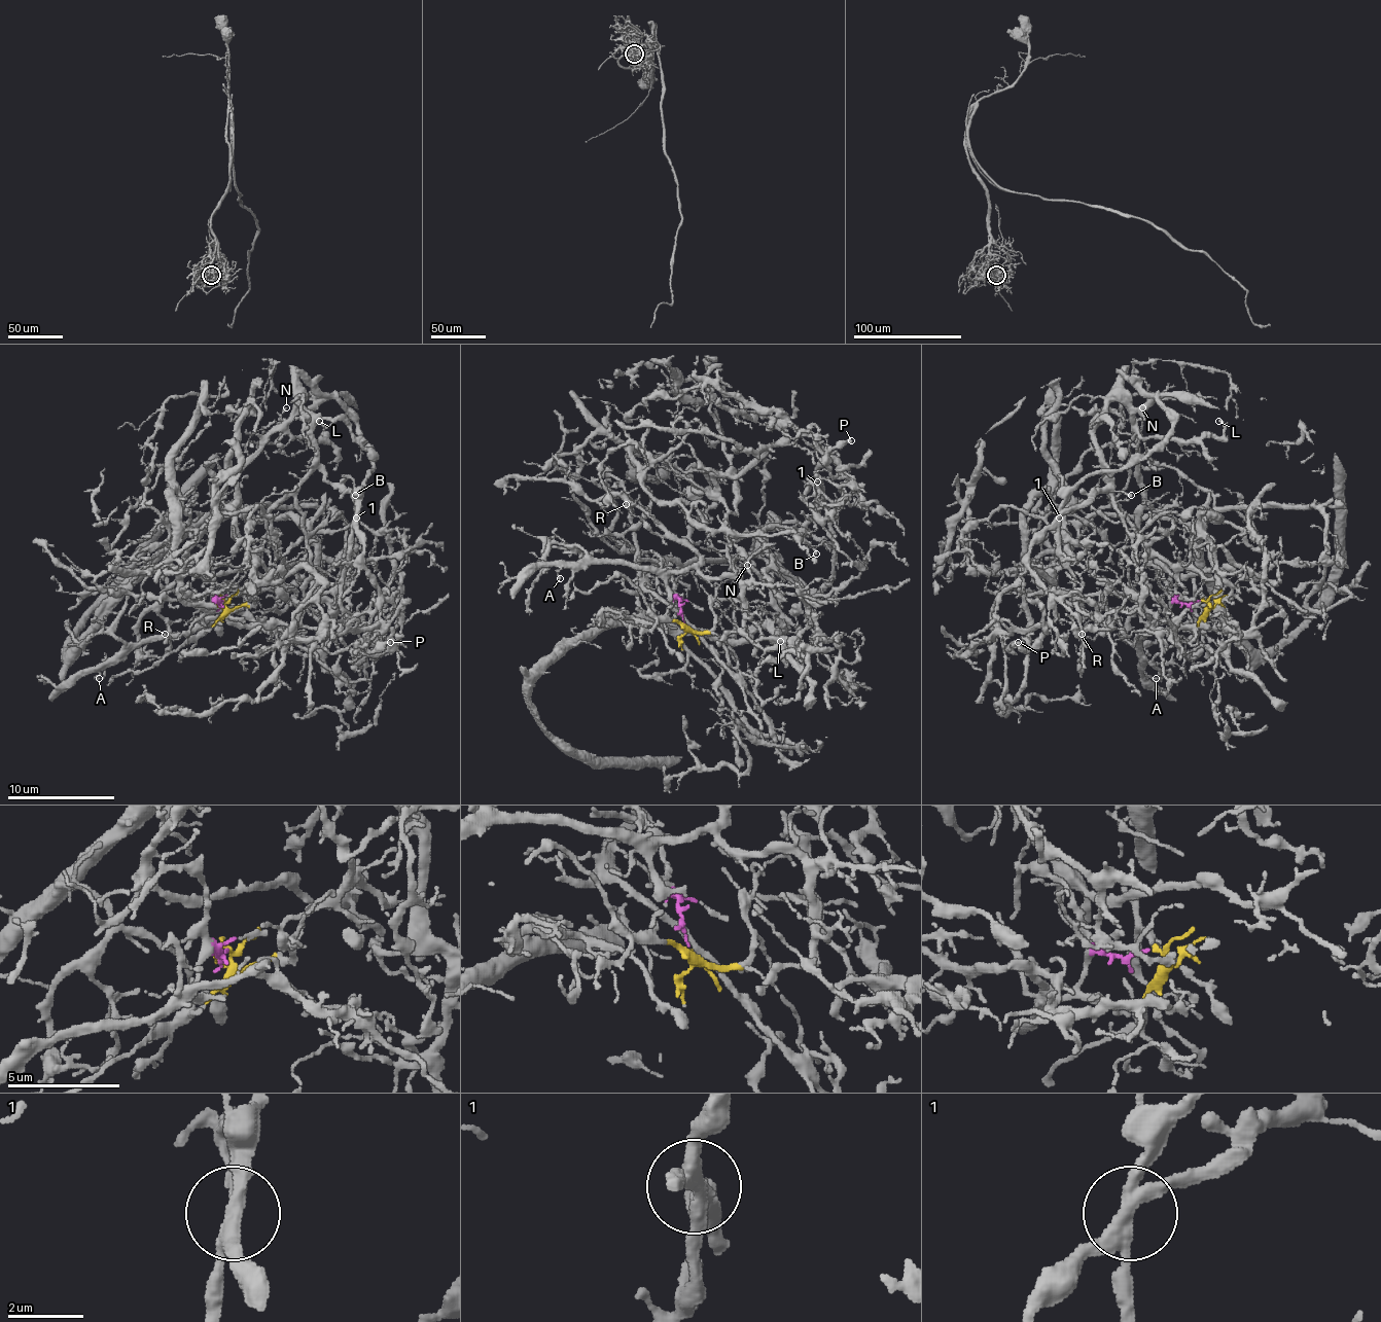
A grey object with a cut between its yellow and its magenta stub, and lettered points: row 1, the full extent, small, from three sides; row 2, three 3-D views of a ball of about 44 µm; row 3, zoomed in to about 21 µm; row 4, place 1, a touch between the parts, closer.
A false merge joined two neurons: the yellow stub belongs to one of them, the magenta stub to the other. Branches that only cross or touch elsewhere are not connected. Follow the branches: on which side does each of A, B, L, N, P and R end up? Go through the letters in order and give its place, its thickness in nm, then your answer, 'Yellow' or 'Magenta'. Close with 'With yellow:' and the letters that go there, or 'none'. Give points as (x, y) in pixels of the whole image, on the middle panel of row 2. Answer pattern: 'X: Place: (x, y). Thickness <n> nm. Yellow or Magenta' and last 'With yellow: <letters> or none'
A: Place: (560, 578). Thickness 150 nm. Magenta
B: Place: (816, 554). Thickness 170 nm. Yellow
L: Place: (780, 641). Thickness 190 nm. Yellow
N: Place: (747, 565). Thickness 120 nm. Yellow
P: Place: (851, 440). Thickness 320 nm. Yellow
R: Place: (626, 504). Thickness 190 nm. Magenta
With yellow: B, L, N, P

